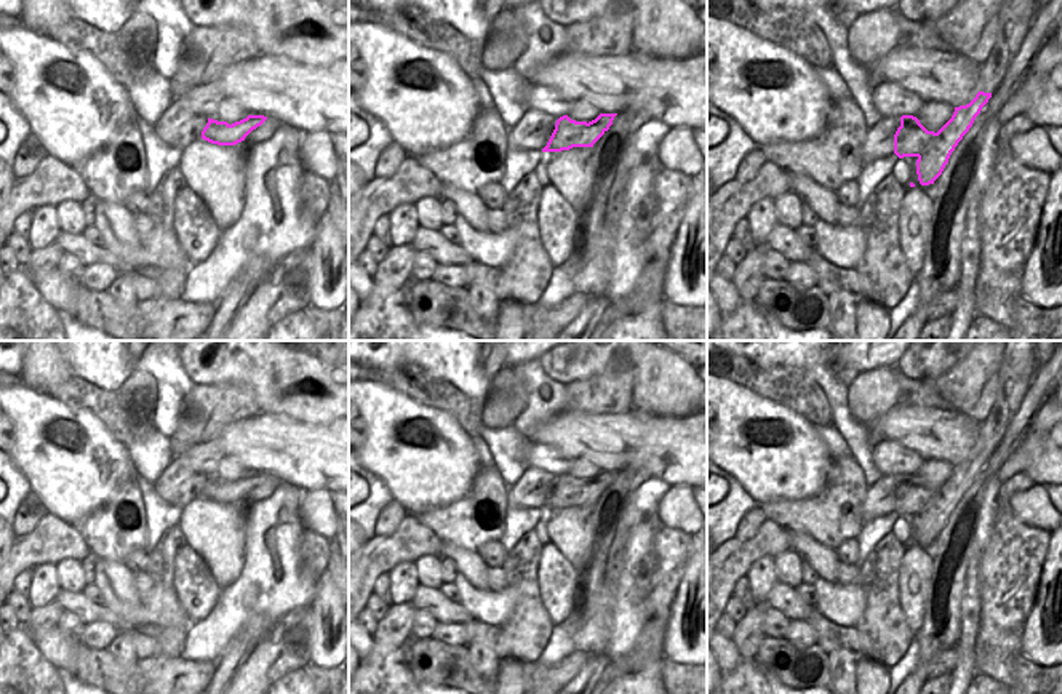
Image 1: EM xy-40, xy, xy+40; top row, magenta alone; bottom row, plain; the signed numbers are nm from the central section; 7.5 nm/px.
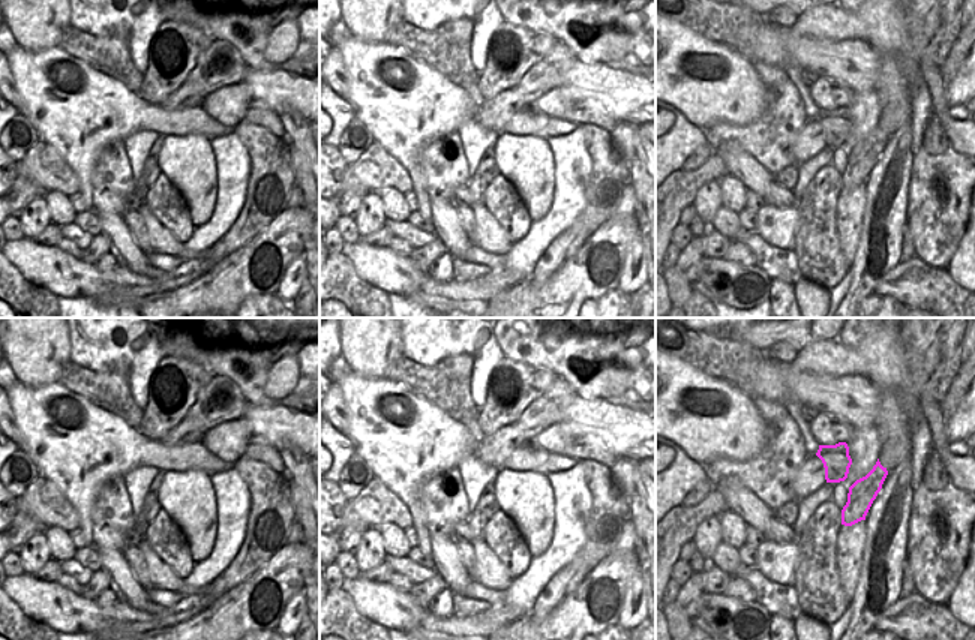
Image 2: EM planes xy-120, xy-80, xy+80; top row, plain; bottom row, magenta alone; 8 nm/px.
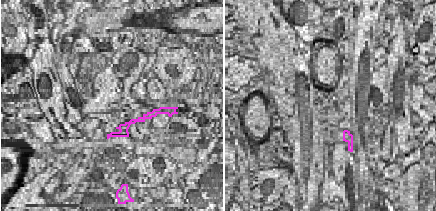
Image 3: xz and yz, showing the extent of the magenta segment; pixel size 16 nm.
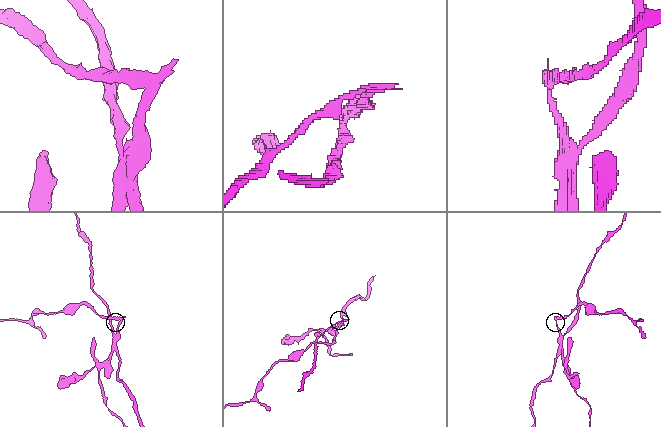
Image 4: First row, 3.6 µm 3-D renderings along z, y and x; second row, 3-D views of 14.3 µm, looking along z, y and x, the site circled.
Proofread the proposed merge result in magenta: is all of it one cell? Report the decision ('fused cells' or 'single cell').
fused cells

